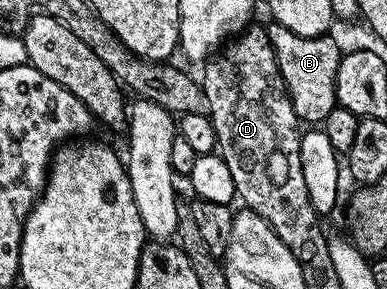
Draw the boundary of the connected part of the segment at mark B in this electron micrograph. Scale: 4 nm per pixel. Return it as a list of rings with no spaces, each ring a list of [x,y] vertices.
[[[273,22],[270,25],[267,28],[269,44],[275,52],[277,69],[285,83],[289,101],[298,121],[305,123],[306,120],[309,124],[324,125],[327,114],[331,114],[331,110],[338,107],[335,78],[343,48],[340,48],[329,34],[303,38],[299,34],[291,34],[291,30],[287,30],[282,24]]]

